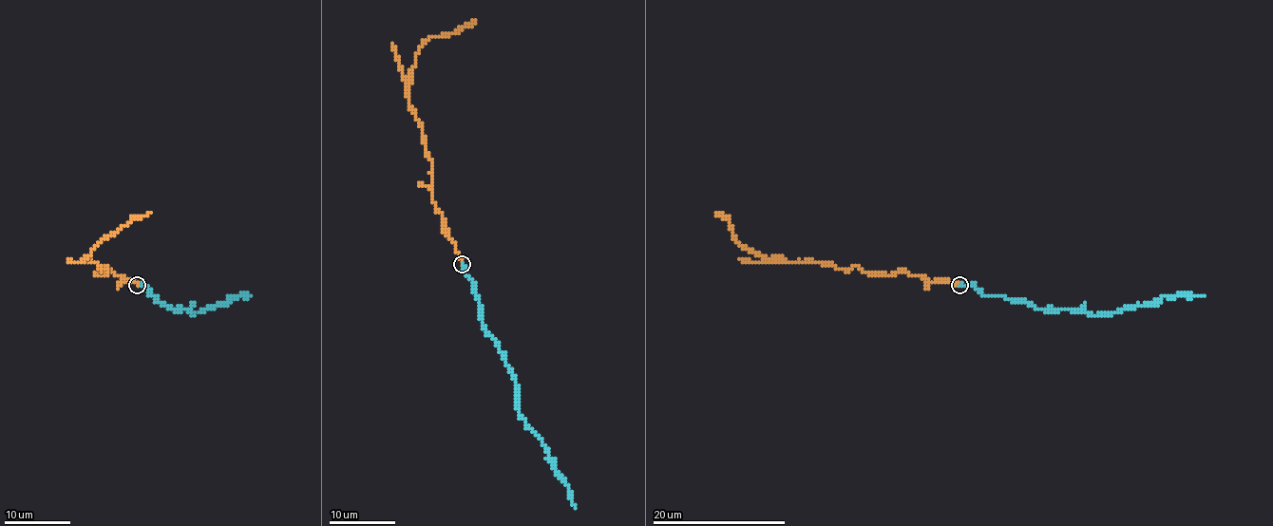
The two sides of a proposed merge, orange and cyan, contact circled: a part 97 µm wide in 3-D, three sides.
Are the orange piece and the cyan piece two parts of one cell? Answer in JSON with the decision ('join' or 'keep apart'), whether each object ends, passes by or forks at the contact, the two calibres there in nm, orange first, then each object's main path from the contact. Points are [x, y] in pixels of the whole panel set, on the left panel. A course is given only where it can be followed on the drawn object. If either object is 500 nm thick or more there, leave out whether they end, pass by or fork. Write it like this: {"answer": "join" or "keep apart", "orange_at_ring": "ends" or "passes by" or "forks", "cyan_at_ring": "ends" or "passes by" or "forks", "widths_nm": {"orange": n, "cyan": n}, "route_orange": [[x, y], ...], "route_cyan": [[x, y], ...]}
{"answer": "keep apart", "orange_at_ring": "ends", "cyan_at_ring": "ends", "widths_nm": {"orange": 200, "cyan": 280}, "route_orange": [[137, 285], [110, 270], [106, 274], [106, 267], [100, 270], [99, 263], [84, 261], [104, 238], [150, 212]], "route_cyan": [[139, 285], [143, 285], [150, 294], [168, 308], [193, 314], [221, 305], [230, 296], [251, 296]]}

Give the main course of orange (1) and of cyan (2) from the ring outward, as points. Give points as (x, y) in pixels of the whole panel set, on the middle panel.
1: (461, 263), (434, 205), (431, 159), (409, 105), (408, 79), (416, 52), (427, 39), (449, 36), (474, 21)
2: (463, 263), (474, 288), (483, 328), (493, 338), (514, 379), (518, 412), (546, 449), (576, 507)

